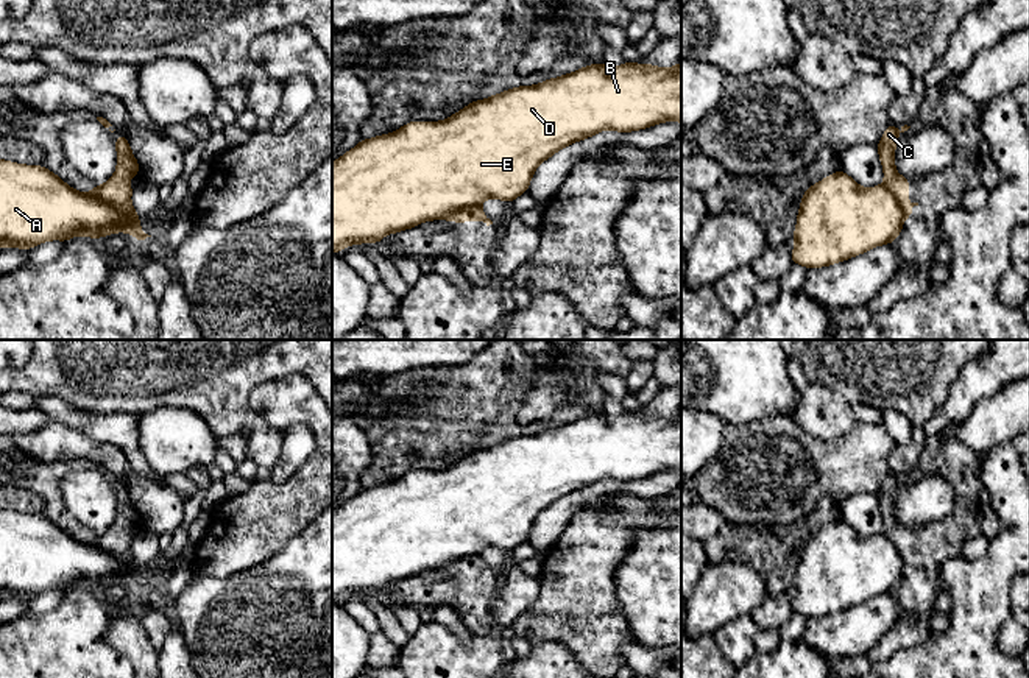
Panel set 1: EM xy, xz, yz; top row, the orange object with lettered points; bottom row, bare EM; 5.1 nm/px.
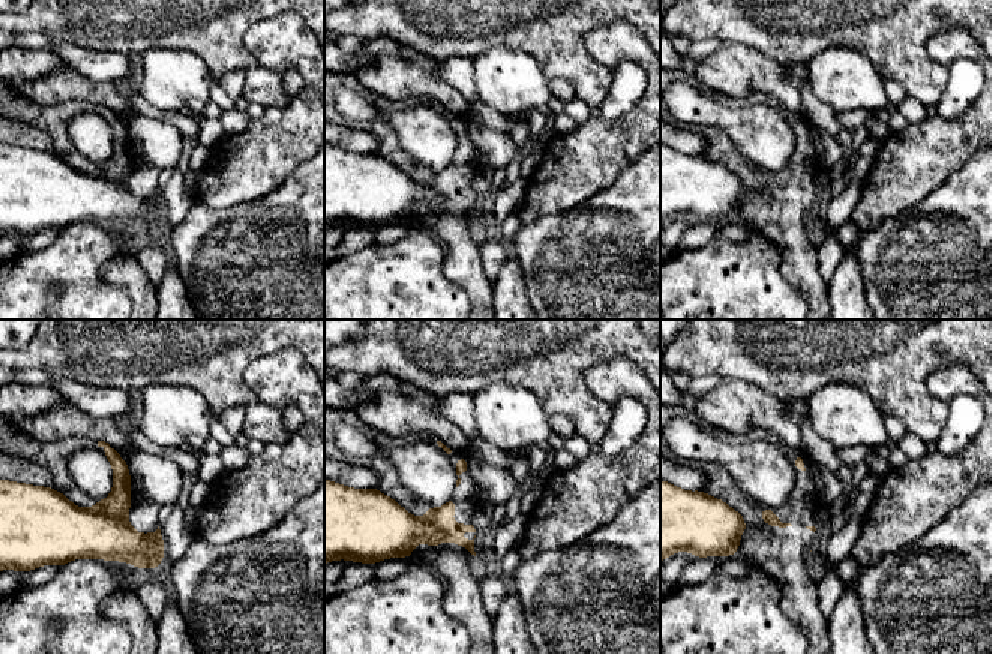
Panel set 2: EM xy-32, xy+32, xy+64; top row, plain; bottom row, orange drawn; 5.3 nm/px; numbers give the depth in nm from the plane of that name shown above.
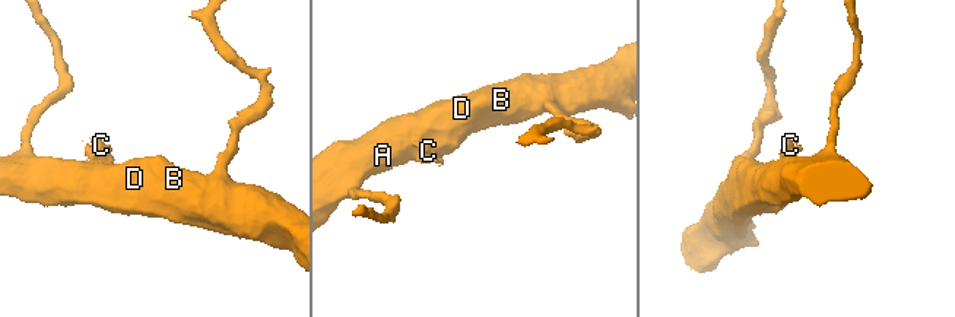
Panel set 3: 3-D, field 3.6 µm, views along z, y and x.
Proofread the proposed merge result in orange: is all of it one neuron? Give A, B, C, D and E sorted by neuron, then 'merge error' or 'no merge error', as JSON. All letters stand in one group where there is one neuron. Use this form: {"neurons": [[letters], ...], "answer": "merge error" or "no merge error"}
{"neurons": [["A", "B", "D", "E"], ["C"]], "answer": "merge error"}

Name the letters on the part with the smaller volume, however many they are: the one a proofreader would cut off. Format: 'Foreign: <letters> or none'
Foreign: C

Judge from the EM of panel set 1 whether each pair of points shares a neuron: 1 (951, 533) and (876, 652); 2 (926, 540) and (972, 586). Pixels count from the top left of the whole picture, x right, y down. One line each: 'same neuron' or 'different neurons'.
1: same neuron
2: different neurons

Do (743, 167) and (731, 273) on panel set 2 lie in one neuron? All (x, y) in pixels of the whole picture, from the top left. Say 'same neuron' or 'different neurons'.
different neurons

